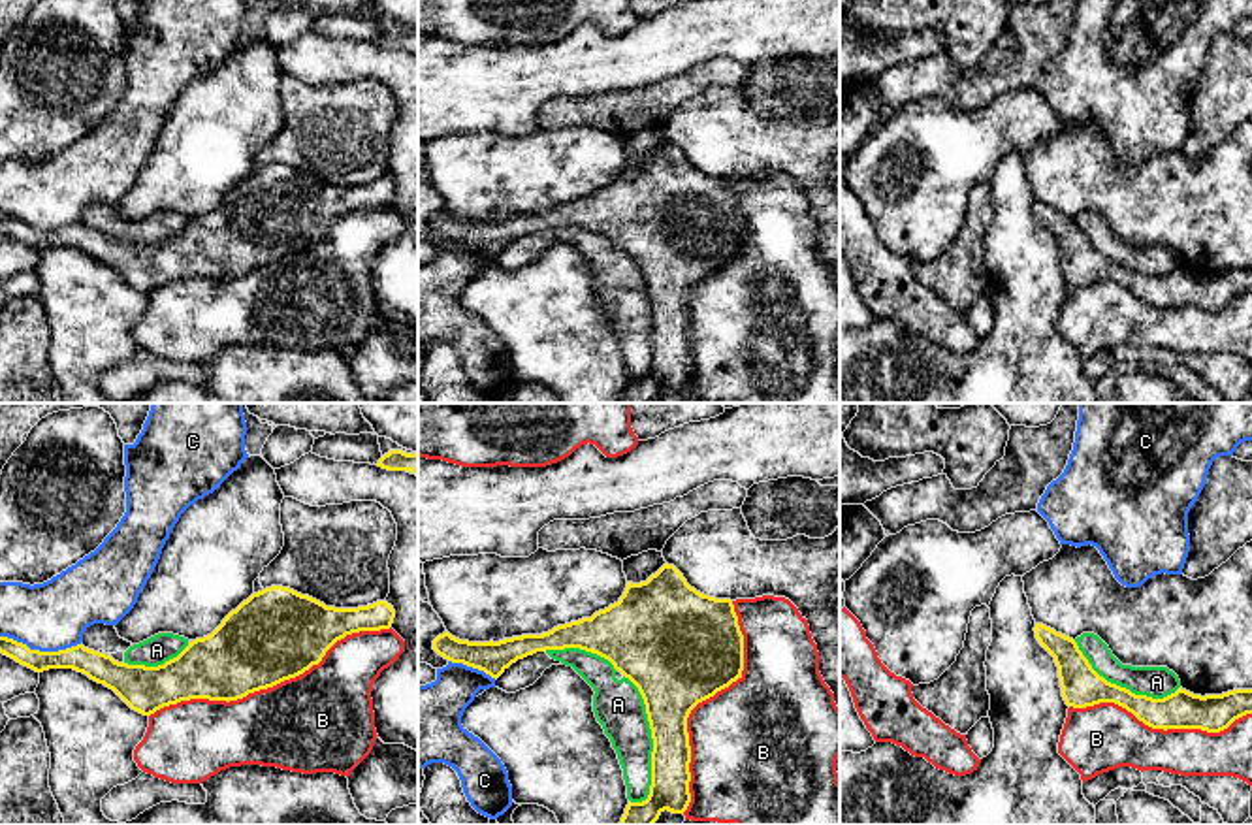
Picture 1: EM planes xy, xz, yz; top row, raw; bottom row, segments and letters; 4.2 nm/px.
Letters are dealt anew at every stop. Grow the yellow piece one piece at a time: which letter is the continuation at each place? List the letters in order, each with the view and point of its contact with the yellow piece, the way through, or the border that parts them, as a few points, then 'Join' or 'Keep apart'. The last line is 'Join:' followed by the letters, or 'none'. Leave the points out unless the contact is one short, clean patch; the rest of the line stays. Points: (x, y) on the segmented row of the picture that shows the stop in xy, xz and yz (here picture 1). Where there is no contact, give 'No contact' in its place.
A: Touches yellow at xz (652, 737). Keep apart
B: Touches yellow at xy (270, 686). Keep apart
C: Touches yellow at xy (38, 650). Keep apart
Join: none

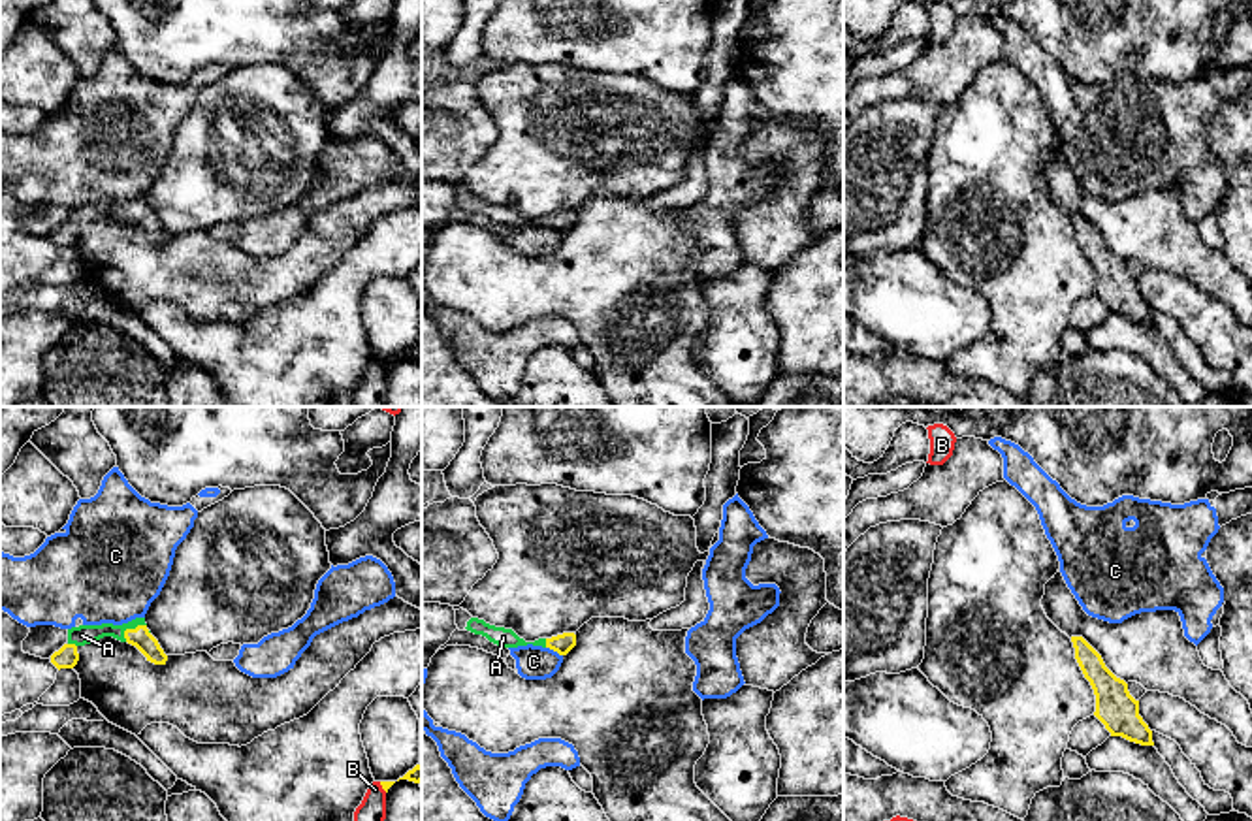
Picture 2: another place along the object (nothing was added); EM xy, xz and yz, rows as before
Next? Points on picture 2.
A: Touches yellow at xy (130, 629). Join
B: Touches yellow at xy (383, 788). Keep apart
C: Touches yellow at xz (554, 650). Keep apart
Join: A

